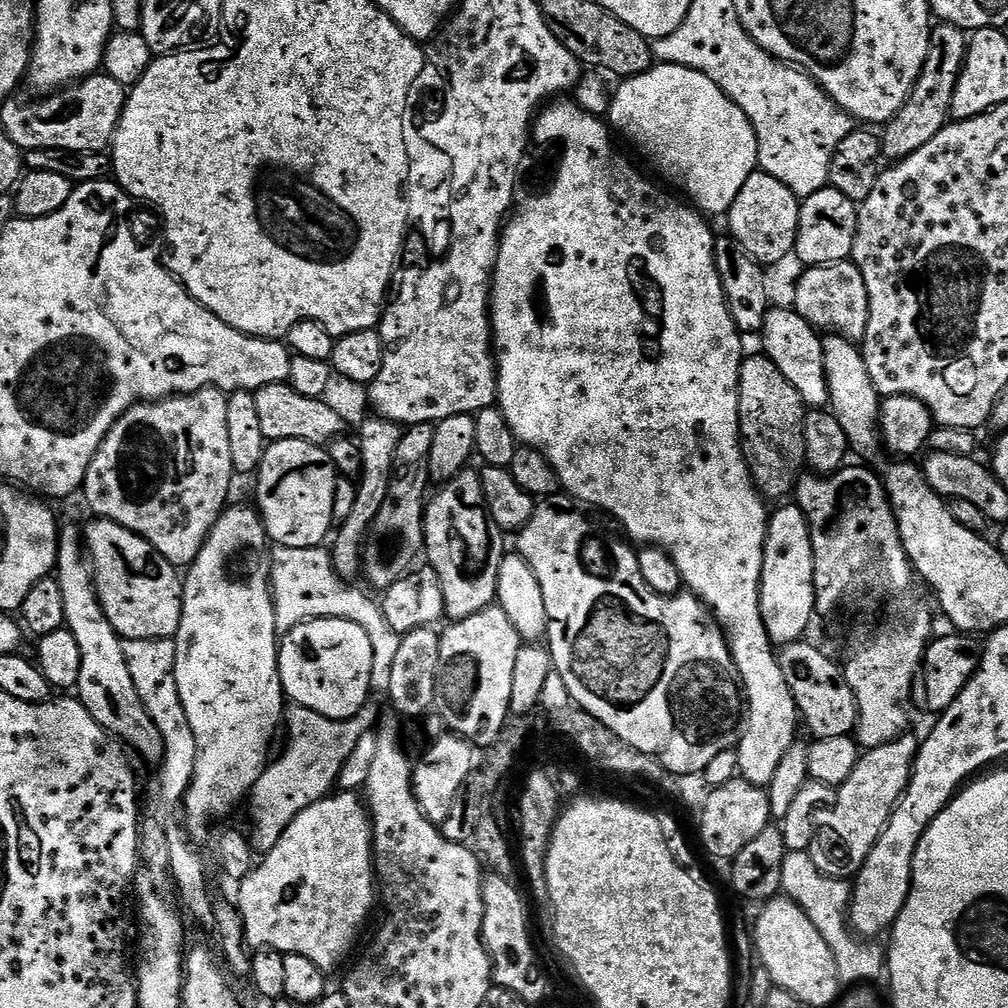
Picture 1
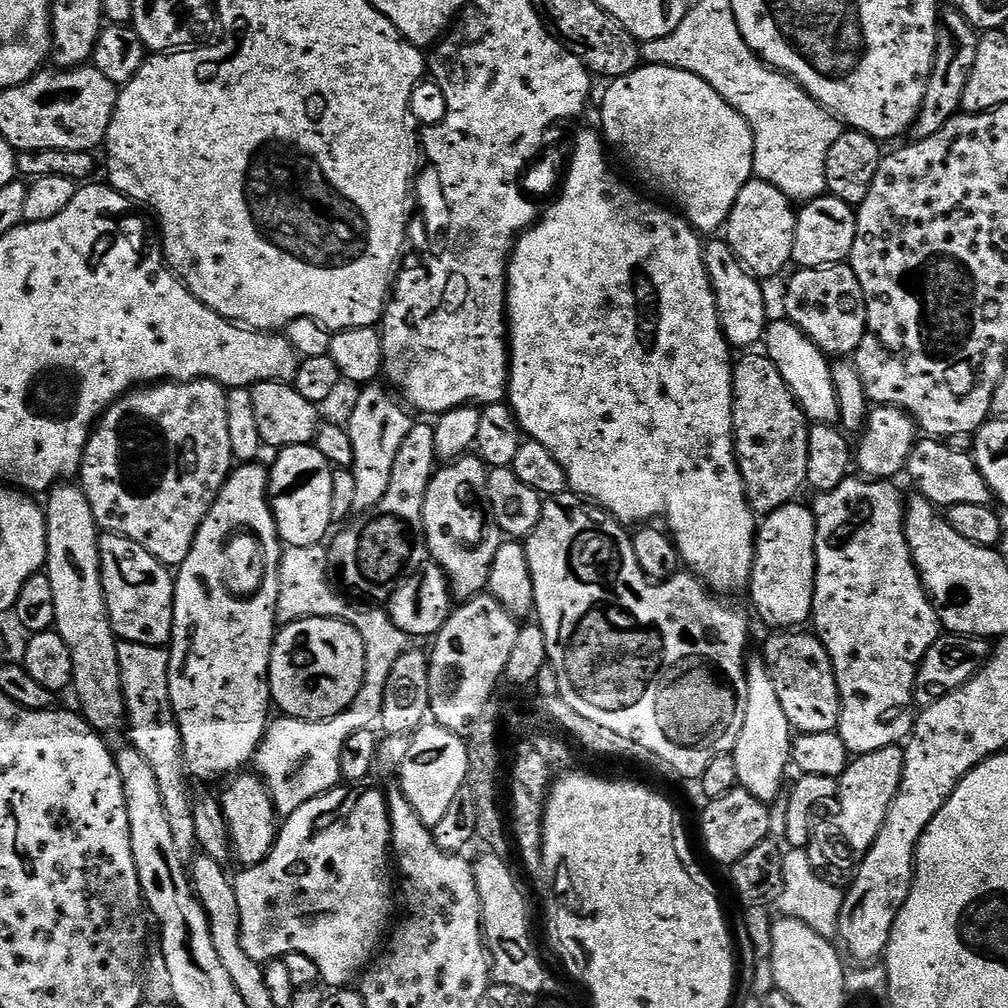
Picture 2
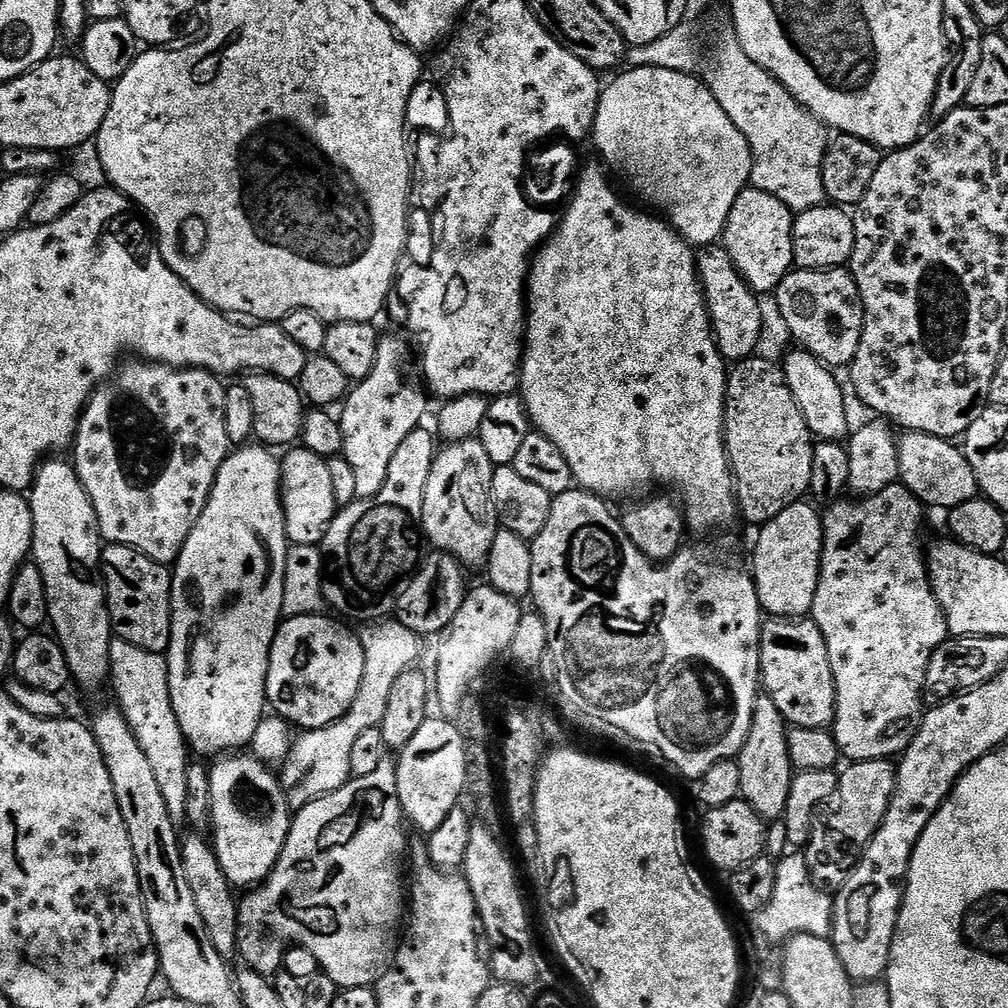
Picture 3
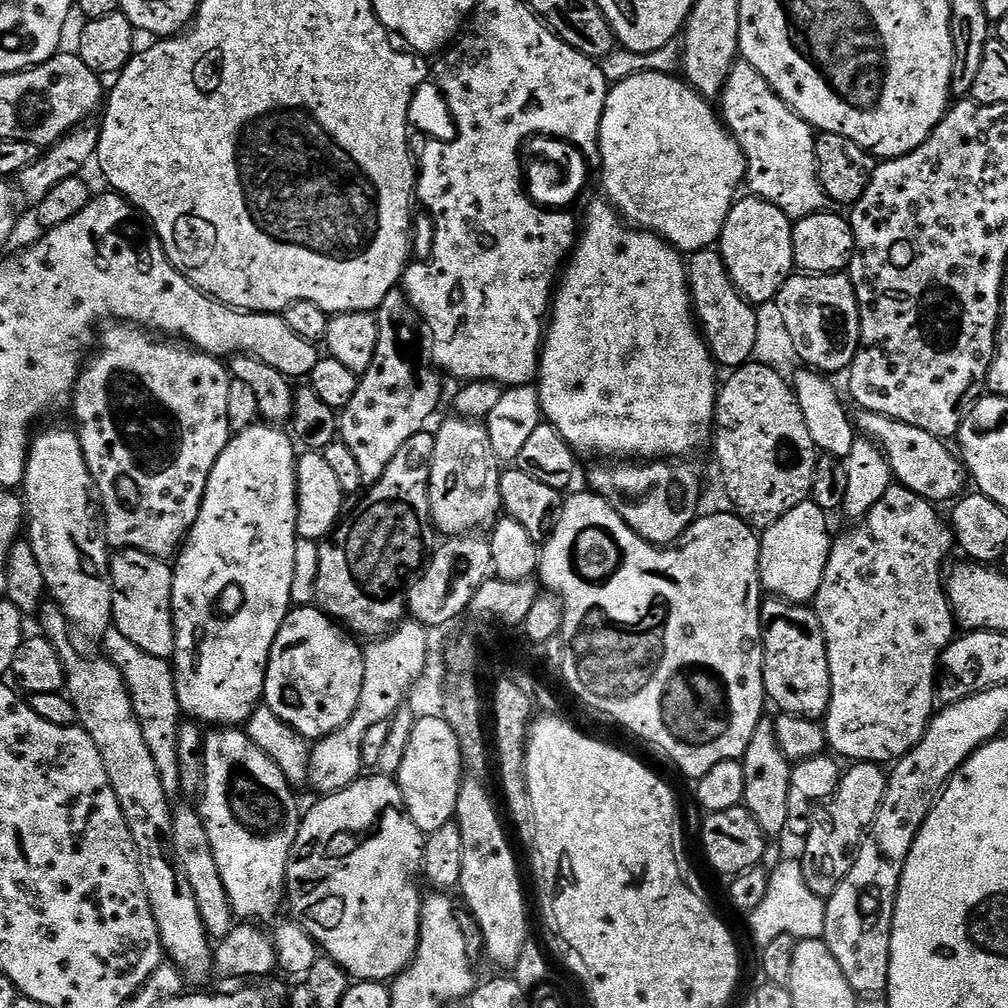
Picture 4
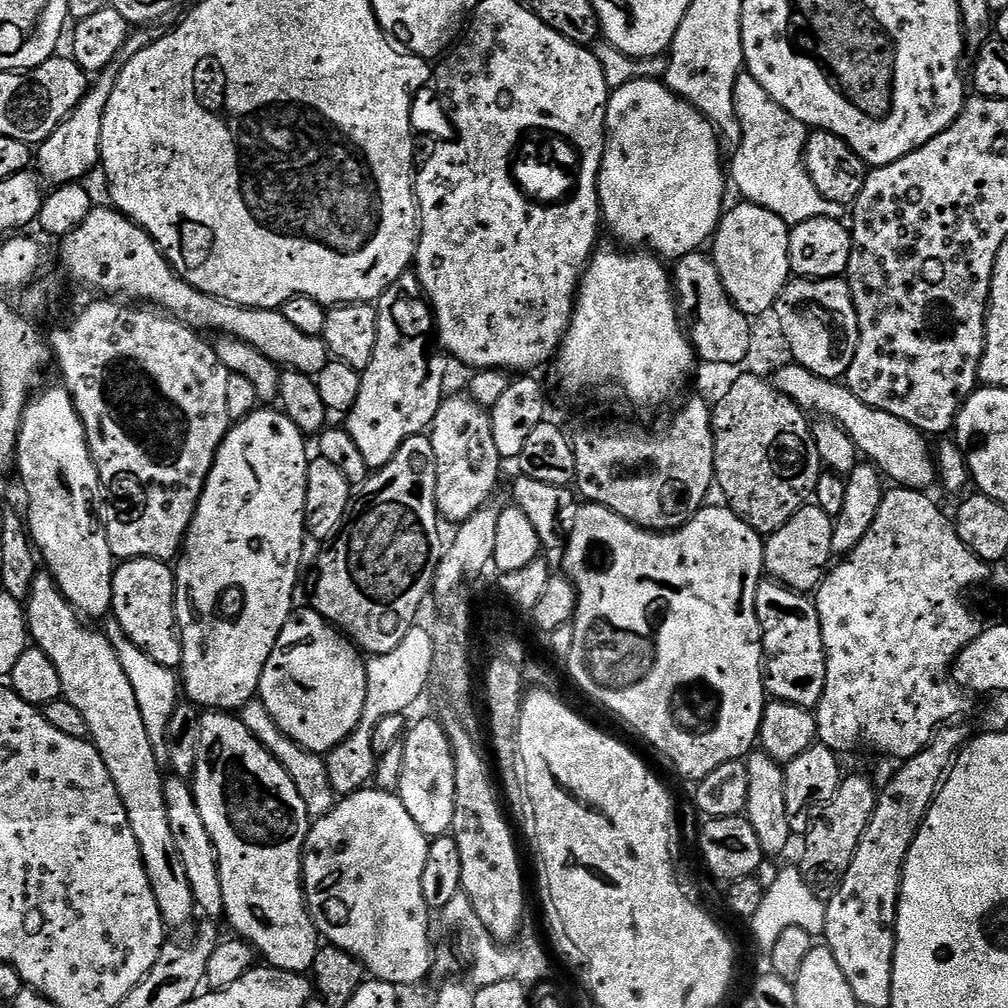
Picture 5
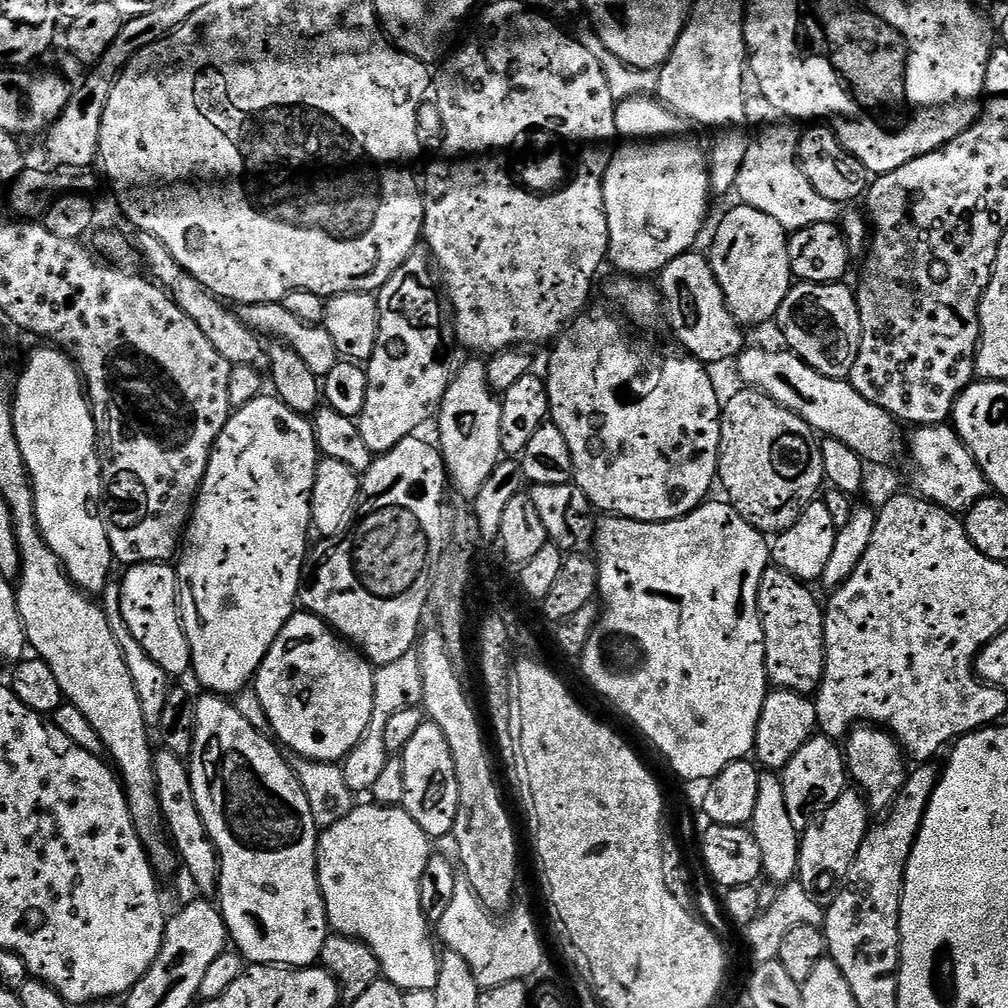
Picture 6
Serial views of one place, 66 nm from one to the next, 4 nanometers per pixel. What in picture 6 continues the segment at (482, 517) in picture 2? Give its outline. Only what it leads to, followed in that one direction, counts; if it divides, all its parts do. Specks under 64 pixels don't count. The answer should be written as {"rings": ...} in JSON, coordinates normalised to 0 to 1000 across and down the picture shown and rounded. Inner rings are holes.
{"rings":[[[476,355],[464,356],[468,357],[462,358],[457,365],[455,362],[448,380],[444,382],[440,398],[437,401],[435,443],[447,483],[452,483],[464,494],[470,494],[498,455],[498,403],[484,381],[481,358]]]}

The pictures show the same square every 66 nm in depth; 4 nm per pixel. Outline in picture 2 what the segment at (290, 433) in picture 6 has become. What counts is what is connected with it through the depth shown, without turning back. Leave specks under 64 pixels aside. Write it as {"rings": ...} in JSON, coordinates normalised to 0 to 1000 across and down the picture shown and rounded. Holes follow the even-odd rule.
{"rings":[[[242,458],[231,463],[226,471],[226,476],[220,482],[218,493],[212,498],[208,510],[200,518],[200,522],[194,531],[192,542],[188,550],[185,550],[185,558],[181,558],[174,564],[173,578],[173,621],[171,622],[171,633],[169,636],[169,665],[167,666],[167,684],[171,696],[171,706],[174,716],[179,722],[179,736],[181,749],[186,762],[191,771],[198,774],[214,774],[217,770],[229,771],[251,757],[254,743],[262,734],[262,727],[266,724],[268,709],[266,702],[271,701],[270,682],[266,679],[266,662],[270,652],[270,639],[274,636],[276,616],[274,613],[274,602],[276,601],[276,581],[278,580],[278,550],[280,537],[274,519],[270,513],[270,501],[266,494],[266,470],[267,465],[261,464],[258,458]]]}

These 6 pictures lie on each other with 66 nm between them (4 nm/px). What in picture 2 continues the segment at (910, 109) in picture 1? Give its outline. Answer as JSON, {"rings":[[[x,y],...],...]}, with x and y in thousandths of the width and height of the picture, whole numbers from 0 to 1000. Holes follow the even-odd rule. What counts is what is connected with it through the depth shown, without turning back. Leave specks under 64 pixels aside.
{"rings":[[[937,10],[933,12],[931,34],[929,35],[929,57],[923,69],[923,77],[919,81],[919,93],[915,97],[915,105],[905,122],[903,135],[906,140],[923,137],[923,133],[931,133],[944,115],[953,110],[954,93],[958,89],[958,81],[962,77],[962,69],[966,69],[966,58],[970,54],[972,36],[964,23],[953,12]]]}

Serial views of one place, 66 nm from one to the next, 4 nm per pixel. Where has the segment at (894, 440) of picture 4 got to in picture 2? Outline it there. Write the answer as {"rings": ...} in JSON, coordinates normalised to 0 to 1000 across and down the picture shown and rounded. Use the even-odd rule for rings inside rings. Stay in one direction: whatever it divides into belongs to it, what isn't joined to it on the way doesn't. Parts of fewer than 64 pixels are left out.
{"rings":[[[929,435],[910,436],[901,454],[899,472],[905,475],[905,480],[909,483],[906,485],[933,506],[938,506],[947,500],[983,501],[986,496],[978,474],[974,474],[968,457],[963,451],[959,447],[944,445],[939,438],[934,438]]]}

